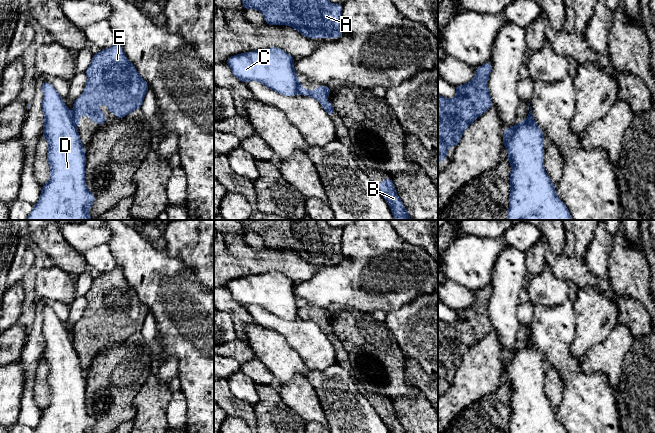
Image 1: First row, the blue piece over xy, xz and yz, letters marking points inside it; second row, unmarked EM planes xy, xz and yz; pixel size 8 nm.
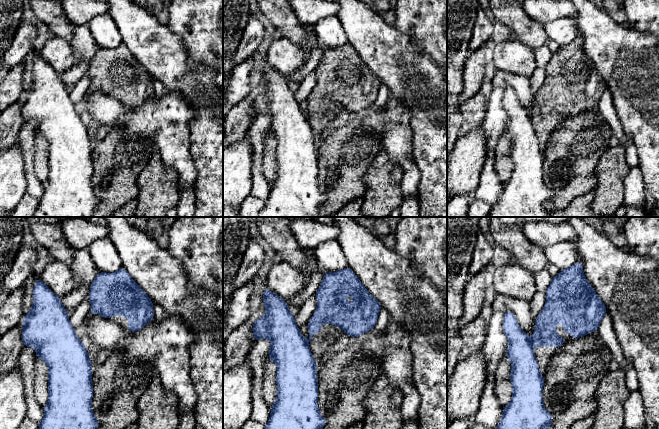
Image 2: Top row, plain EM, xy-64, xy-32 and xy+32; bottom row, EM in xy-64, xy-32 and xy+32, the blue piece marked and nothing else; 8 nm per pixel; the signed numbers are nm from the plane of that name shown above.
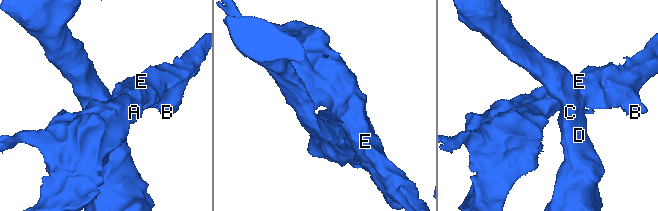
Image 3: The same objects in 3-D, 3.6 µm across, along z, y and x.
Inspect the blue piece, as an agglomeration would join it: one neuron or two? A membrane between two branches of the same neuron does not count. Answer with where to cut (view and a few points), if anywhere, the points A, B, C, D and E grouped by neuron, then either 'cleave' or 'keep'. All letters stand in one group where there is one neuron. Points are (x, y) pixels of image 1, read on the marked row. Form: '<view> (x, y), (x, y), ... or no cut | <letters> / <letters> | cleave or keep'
xy (72, 114), (72, 120), (76, 125) | A B E / C D | cleave

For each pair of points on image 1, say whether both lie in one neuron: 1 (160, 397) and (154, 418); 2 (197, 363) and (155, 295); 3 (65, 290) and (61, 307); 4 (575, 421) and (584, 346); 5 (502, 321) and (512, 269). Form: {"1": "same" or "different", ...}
{"1": "same", "2": "same", "3": "different", "4": "different", "5": "same"}

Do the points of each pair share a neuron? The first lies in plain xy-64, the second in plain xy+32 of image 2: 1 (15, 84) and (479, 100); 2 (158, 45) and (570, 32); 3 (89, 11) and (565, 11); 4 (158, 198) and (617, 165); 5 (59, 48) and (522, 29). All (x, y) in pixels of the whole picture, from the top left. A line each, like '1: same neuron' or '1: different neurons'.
1: different neurons
2: different neurons
3: same neuron
4: same neuron
5: different neurons

